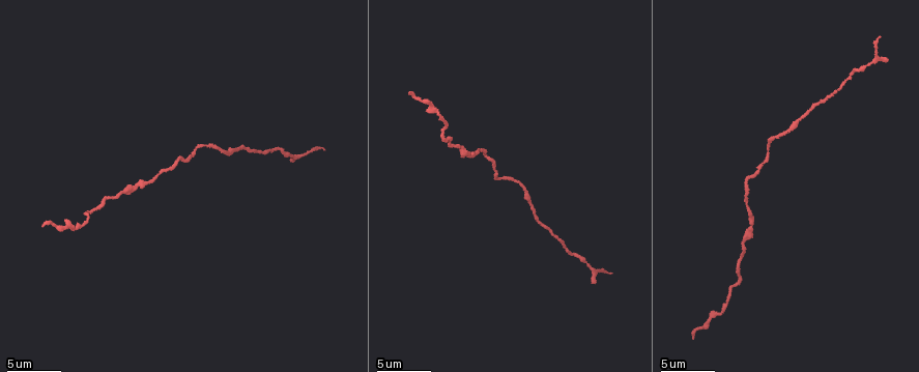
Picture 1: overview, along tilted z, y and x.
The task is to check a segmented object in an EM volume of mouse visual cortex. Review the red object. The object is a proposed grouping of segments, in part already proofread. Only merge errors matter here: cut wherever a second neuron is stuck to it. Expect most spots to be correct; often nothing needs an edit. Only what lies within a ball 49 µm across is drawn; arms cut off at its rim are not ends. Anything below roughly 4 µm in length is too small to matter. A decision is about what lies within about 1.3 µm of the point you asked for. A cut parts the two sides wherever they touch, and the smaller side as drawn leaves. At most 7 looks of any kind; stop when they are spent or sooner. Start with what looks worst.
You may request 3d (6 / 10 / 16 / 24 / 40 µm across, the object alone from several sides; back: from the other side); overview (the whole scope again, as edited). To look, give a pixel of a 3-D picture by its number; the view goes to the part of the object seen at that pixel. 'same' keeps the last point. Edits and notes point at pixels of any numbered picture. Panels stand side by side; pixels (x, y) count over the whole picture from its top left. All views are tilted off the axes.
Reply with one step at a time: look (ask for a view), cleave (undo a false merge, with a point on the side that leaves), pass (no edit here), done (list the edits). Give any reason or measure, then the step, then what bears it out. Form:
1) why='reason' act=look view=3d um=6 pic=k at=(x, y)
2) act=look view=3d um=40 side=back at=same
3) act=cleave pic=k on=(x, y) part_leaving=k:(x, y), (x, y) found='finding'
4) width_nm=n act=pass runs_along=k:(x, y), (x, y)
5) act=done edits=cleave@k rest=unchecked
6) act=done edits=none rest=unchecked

why='calibre changes' act=look view=3d um=16 pic=1 at=(798, 117)

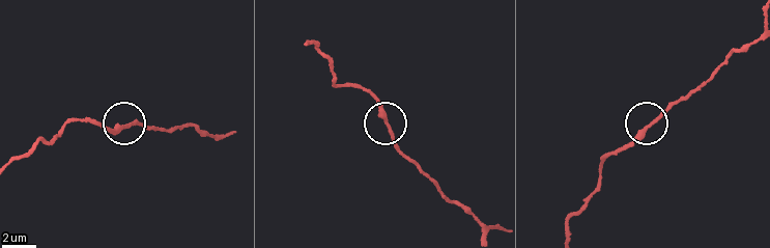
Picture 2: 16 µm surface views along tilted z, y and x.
act=pass runs_along=2:(54, 137), (77, 120), (114, 130), (141, 122) found='all the same neuron'

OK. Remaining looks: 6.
why='thick turns thin' act=look view=3d um=6 pic=1 at=(736, 283)

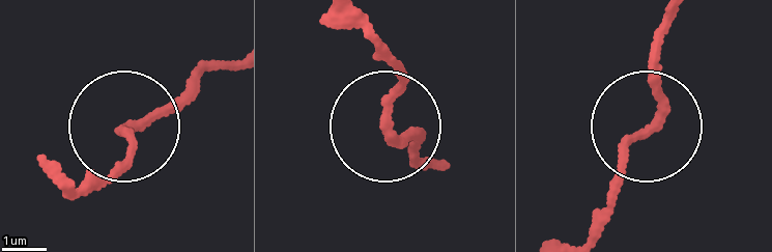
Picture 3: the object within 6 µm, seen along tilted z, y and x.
act=pass runs_along=3:(666, 16), (660, 103), (626, 148), (608, 216) found='one neuron here'

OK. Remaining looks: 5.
act=look view=3d um=10 pic=1 at=(741, 242)

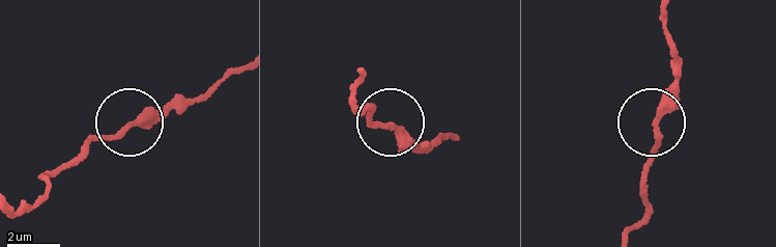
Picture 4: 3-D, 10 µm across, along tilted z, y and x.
why='zoom in' act=look view=3d um=6 pic=4 at=(135, 121)

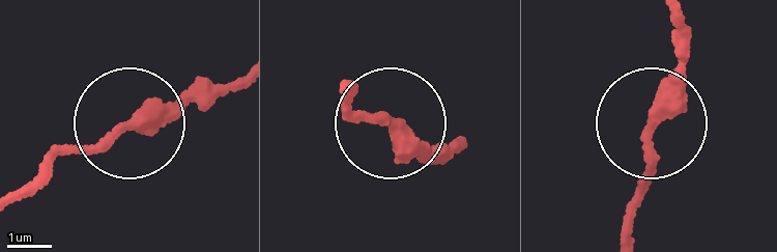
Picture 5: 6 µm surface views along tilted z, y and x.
act=pass runs_along=5:(671, 15), (675, 66), (630, 210) found='continuous, no second neuron'

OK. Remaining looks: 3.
why='sudden change in width' act=look view=3d um=16 pic=1 at=(275, 147)

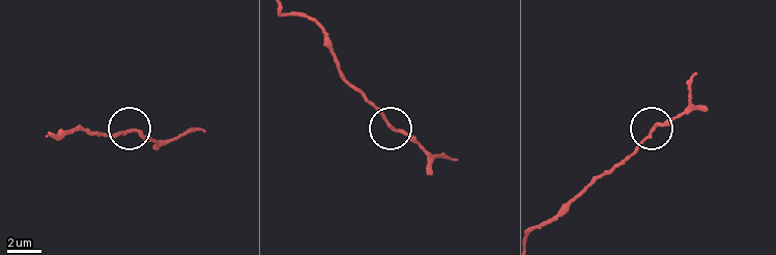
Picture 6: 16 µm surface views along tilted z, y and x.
act=pass runs_along=6:(538, 225), (636, 149), (656, 122), (680, 114) found='all the same neuron'

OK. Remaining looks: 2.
act=done edits=none rest=unchecked

